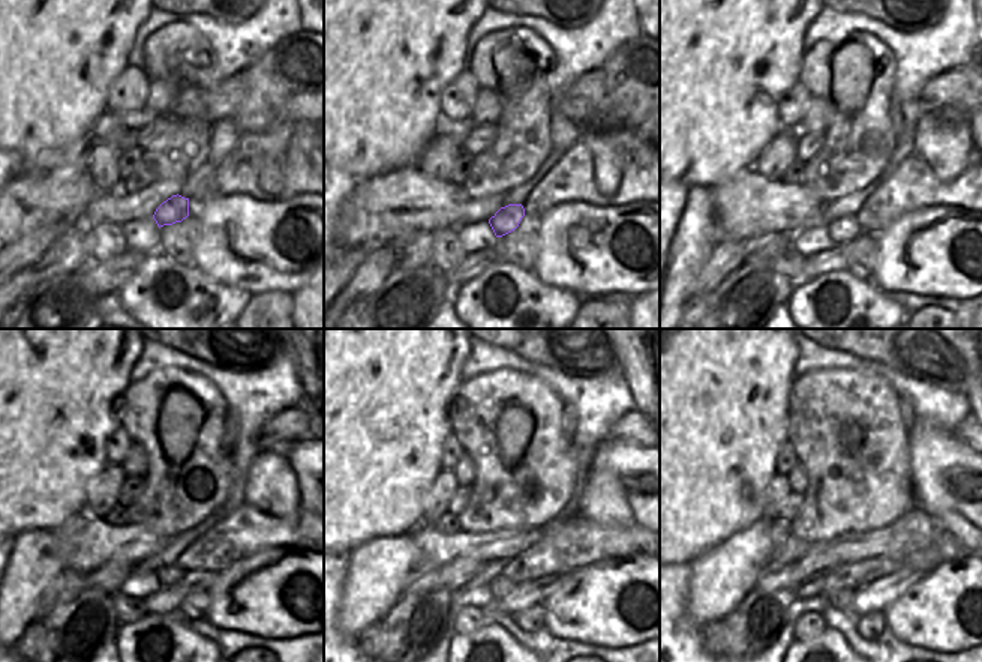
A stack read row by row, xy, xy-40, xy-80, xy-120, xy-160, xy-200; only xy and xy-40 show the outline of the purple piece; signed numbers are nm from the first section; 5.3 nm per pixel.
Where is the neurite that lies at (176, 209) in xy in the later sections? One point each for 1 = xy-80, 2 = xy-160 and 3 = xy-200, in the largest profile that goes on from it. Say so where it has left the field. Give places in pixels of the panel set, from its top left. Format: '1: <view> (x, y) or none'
1: xy-80 (843, 230)
2: xy-160 (499, 587)
3: xy-200 (841, 601)

